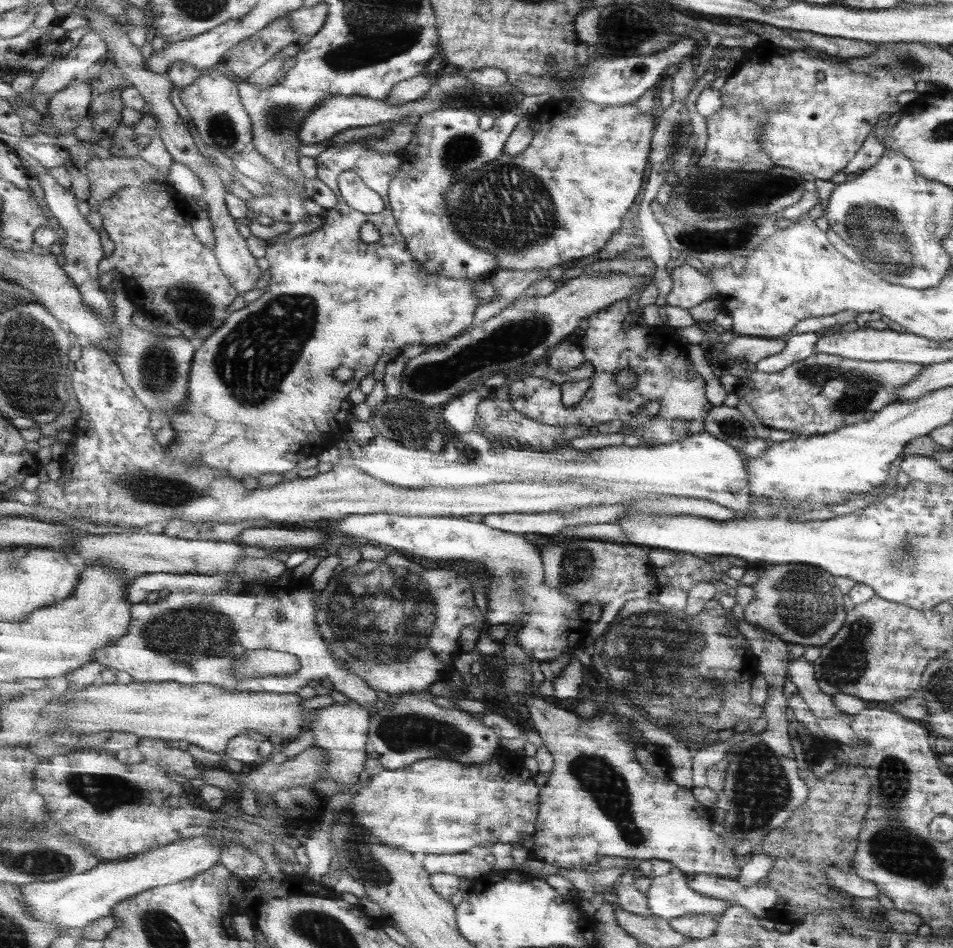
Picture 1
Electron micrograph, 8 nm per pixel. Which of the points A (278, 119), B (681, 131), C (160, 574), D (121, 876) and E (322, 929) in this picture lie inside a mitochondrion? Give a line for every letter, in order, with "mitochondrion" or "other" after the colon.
A: mitochondrion
B: mitochondrion
C: other
D: other
E: mitochondrion

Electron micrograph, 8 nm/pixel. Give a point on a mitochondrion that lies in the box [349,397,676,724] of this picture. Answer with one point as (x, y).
(404, 423)

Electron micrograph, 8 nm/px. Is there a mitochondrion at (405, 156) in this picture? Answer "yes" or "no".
no

